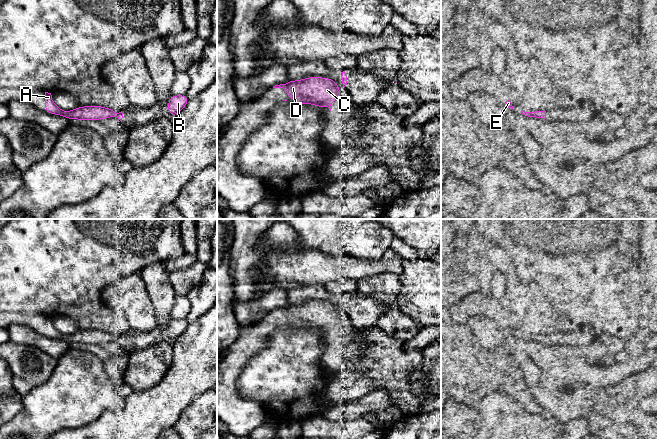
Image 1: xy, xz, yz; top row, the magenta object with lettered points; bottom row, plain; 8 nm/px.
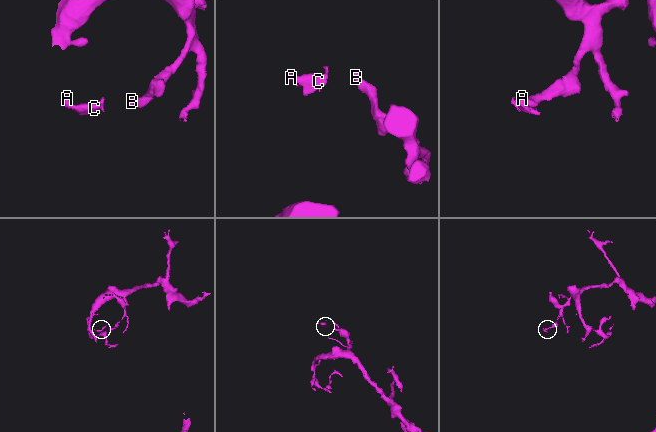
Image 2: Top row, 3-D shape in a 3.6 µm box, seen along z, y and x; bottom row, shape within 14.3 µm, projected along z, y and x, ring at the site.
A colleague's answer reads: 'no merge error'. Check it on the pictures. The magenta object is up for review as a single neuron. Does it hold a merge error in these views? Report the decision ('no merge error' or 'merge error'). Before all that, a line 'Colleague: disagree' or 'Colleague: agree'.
Colleague: disagree
merge error

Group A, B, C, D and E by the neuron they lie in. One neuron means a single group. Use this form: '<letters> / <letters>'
A C D / B E

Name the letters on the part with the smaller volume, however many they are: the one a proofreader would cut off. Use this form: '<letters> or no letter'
A, C, D

